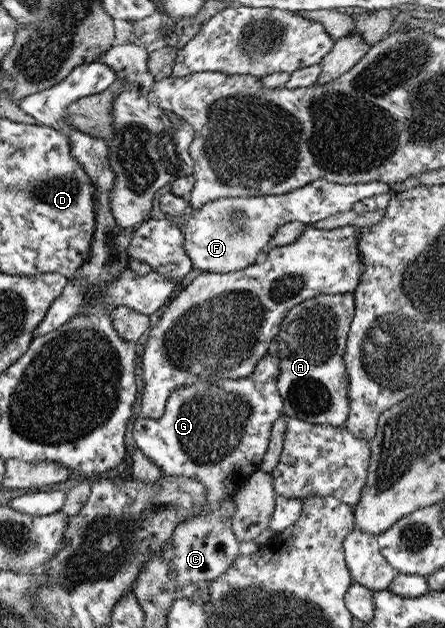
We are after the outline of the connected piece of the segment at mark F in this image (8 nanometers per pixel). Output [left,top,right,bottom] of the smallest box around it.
[180,179,393,273]

